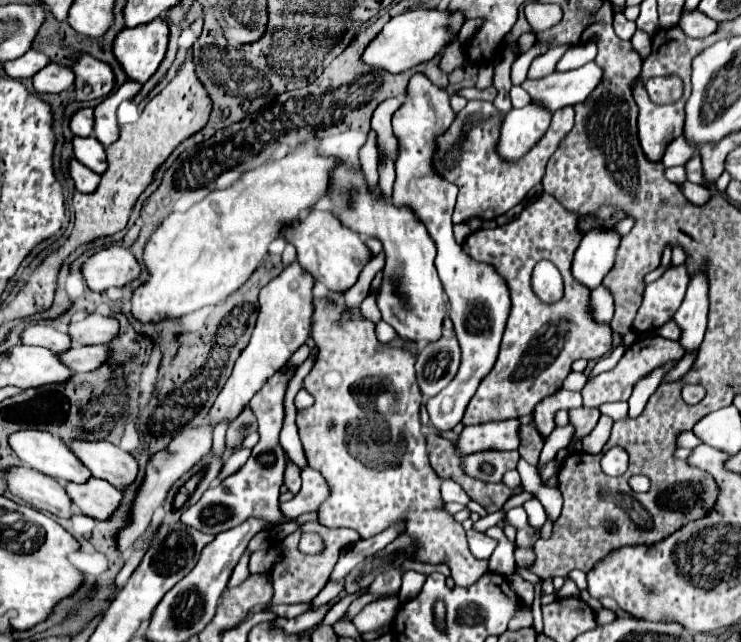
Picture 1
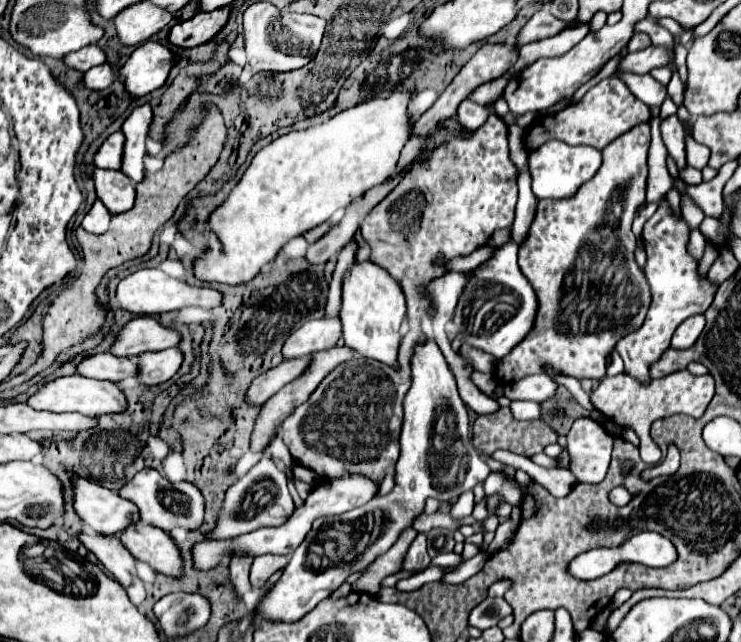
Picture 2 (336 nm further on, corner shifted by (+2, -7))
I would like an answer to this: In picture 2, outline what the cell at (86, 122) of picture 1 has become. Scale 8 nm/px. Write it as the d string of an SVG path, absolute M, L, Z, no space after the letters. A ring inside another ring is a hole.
M121 131L113 133L97 151L95 155L95 165L99 169L121 169L121 159L123 159L123 143L125 135Z

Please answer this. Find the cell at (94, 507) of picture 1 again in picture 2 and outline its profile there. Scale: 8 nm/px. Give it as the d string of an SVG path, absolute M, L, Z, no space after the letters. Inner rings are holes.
M139 521L137 525L129 527L125 535L121 535L121 543L135 559L151 565L157 573L175 579L183 575L183 559L169 533Z

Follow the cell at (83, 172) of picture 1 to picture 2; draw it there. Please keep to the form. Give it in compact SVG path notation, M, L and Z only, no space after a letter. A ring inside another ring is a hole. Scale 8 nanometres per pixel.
M97 199L95 205L91 207L91 211L85 215L81 227L89 233L95 233L95 235L101 235L109 229L109 221L111 221L111 213L103 207L103 203Z

